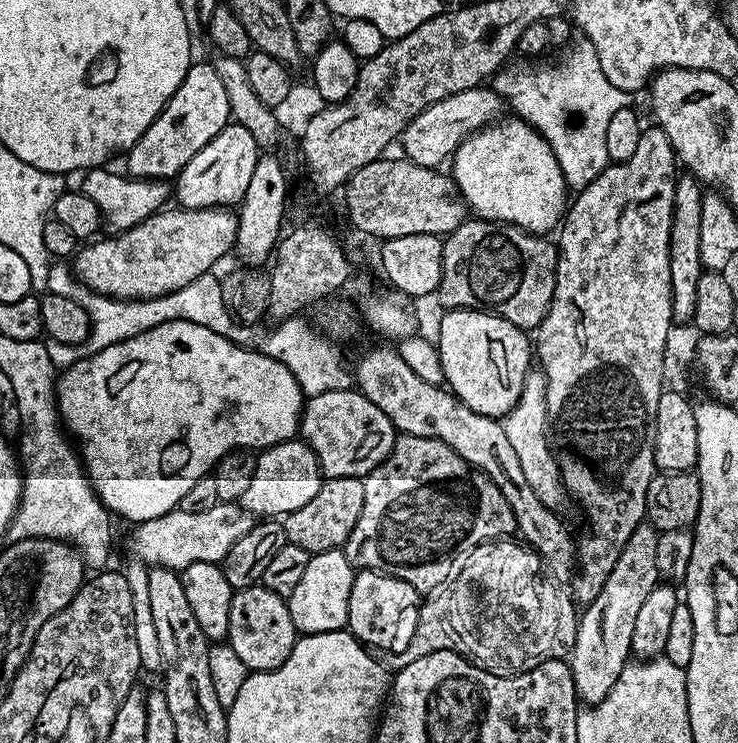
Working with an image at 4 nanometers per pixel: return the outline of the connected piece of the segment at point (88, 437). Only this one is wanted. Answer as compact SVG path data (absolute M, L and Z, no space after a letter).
M167 320L134 338L126 338L126 342L118 342L114 346L106 346L106 350L101 352L85 355L74 366L63 369L56 381L56 404L63 427L73 437L76 435L80 439L78 453L93 490L112 514L117 517L120 515L124 520L132 520L131 522L158 518L167 512L177 511L177 505L182 502L183 494L189 494L191 485L211 473L221 458L229 452L273 448L276 444L293 439L300 426L300 413L305 399L294 374L290 374L290 370L281 360L261 352L254 352L251 348L232 344L222 334L206 326L198 326L198 322L189 320Z

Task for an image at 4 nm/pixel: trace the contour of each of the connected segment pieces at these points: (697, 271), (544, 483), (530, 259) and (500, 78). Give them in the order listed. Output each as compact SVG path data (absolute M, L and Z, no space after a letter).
M684 174L676 181L674 210L670 226L670 278L672 279L672 319L677 325L692 324L697 301L698 280L702 273L702 254L698 254L702 227L702 202L706 195L701 181Z
M532 370L523 383L522 394L515 406L503 417L506 438L518 455L525 479L533 487L534 494L542 498L548 508L559 509L559 504L566 500L564 481L560 478L560 468L556 465L556 457L550 451L550 425L546 410L546 374L542 370Z
M479 218L465 219L463 224L458 225L453 232L443 237L444 249L442 250L442 278L440 279L440 287L438 289L438 297L440 296L441 309L451 310L453 308L471 308L473 312L492 312L495 316L500 316L506 322L510 322L514 326L525 330L535 330L542 322L542 318L546 318L546 310L550 306L550 302L554 298L554 282L556 281L556 253L557 245L552 244L551 239L545 238L540 234L523 232L520 228L516 228L512 224L501 224L495 219L482 220Z
M587 42L573 43L572 53L561 58L557 64L549 68L540 68L535 72L532 68L505 67L496 73L490 81L492 91L498 93L501 101L513 108L515 115L525 120L528 125L539 130L542 138L554 150L554 158L558 158L558 166L562 166L564 181L568 183L569 189L579 190L590 186L598 174L608 167L610 161L606 154L606 130L610 127L610 118L618 114L618 110L629 107L629 93L618 90L613 86L606 74L602 74L602 62L598 62L598 54Z

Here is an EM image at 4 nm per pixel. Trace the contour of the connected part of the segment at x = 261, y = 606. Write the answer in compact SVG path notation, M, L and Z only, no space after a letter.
M262 586L241 588L233 591L230 604L229 630L226 642L242 658L242 662L253 672L273 672L295 646L298 633L290 618L285 597L274 594Z

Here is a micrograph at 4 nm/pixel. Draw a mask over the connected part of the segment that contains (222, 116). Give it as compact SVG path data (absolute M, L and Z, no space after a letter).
M208 62L193 63L168 105L158 118L154 118L146 134L142 134L142 138L138 138L138 142L127 152L127 175L137 180L161 181L176 177L182 166L186 166L186 162L190 162L190 158L194 158L194 154L198 154L198 150L202 150L202 146L206 146L206 142L210 142L210 138L214 138L214 134L221 132L229 122L226 86L222 86L218 70L214 70Z

